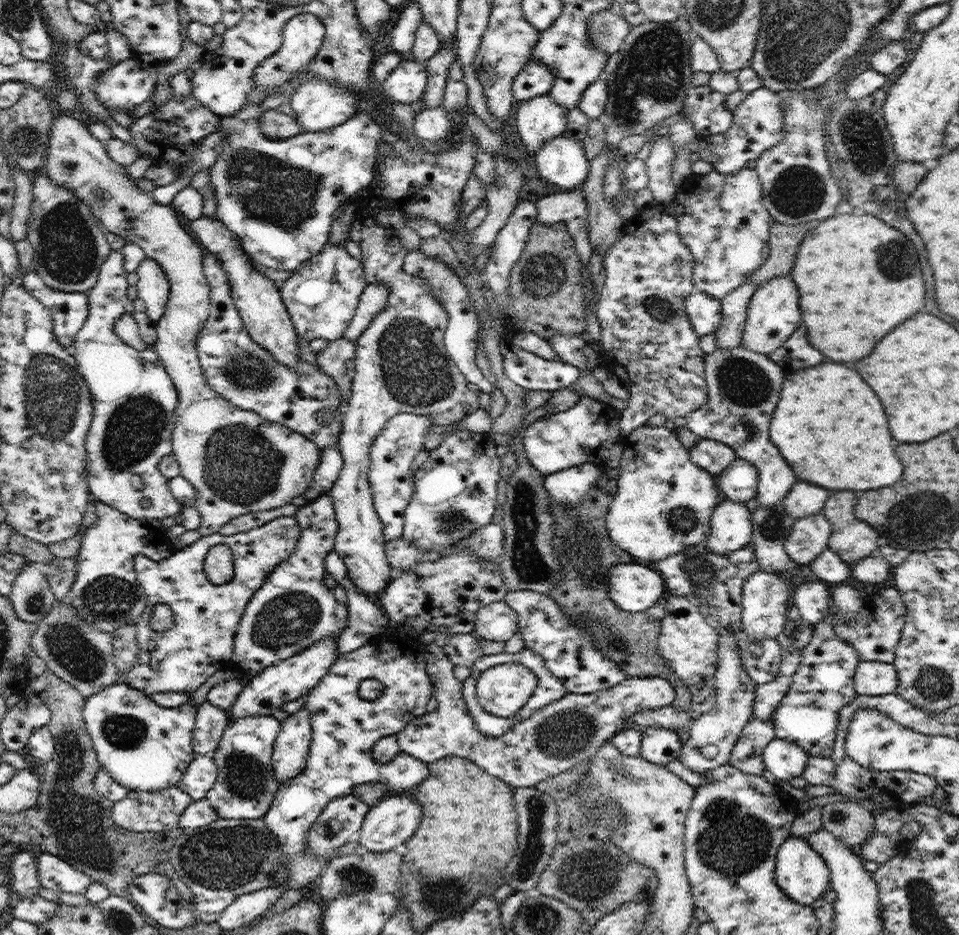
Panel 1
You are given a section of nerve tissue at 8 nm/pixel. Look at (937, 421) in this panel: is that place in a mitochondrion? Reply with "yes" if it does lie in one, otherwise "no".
no

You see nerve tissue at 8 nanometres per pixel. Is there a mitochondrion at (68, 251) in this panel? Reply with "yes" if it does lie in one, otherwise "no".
yes

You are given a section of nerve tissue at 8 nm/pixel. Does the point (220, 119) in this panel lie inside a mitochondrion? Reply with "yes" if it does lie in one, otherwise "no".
no

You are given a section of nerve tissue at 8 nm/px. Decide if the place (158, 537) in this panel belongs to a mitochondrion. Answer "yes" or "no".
no

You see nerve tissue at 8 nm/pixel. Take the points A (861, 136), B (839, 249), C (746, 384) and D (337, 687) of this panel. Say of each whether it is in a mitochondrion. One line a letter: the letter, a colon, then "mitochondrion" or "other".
A: mitochondrion
B: other
C: mitochondrion
D: other

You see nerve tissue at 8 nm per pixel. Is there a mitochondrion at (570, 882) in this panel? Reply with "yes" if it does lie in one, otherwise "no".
yes

